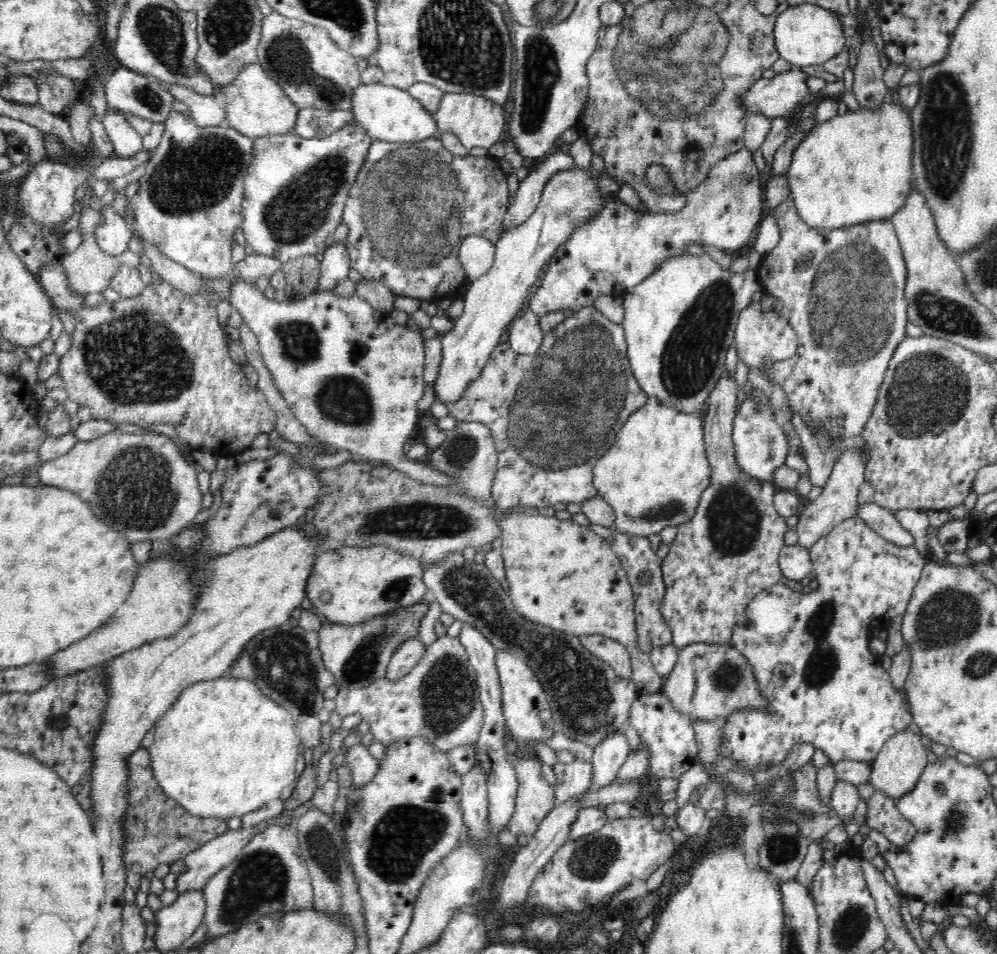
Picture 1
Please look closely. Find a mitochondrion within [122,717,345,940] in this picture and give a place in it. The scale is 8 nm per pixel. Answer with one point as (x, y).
(260, 880)

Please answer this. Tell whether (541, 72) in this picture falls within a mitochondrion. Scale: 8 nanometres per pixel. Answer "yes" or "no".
yes

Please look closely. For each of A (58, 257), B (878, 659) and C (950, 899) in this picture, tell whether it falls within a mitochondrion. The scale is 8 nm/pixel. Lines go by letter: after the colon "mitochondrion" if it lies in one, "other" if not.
A: other
B: other
C: other

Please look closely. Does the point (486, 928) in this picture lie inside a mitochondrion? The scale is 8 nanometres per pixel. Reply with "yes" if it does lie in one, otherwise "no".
no

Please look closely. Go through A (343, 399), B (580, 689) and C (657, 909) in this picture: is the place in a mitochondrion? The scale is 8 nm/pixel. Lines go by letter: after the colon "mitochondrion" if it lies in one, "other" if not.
A: mitochondrion
B: mitochondrion
C: other

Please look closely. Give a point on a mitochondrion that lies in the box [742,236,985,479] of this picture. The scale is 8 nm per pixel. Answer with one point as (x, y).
(927, 391)

